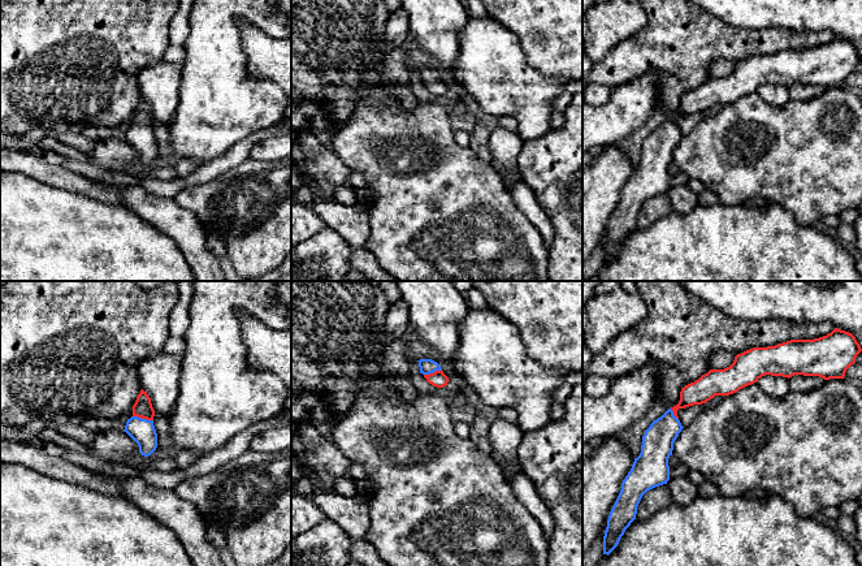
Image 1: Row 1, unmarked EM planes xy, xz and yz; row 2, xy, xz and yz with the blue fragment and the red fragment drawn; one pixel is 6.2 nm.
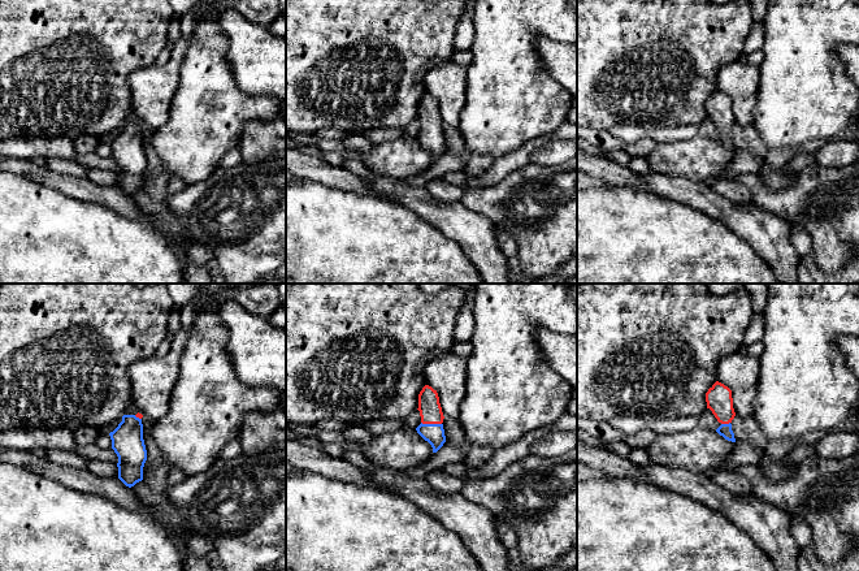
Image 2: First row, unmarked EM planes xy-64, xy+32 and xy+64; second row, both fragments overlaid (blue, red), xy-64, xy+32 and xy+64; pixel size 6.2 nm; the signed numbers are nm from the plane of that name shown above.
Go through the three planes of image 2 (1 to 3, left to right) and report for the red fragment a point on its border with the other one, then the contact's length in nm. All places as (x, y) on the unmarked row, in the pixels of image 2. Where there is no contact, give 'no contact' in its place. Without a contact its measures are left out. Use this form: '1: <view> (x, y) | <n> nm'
1: xy-64 (138, 126) | 50 nm
2: xy+32 (432, 133) | 130 nm
3: xy+64 (725, 133) | 60 nm

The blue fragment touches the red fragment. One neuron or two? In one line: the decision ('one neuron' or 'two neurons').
one neuron

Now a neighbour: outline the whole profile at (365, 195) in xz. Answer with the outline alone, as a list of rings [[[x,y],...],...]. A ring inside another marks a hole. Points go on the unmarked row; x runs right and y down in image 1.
[[[368,186],[355,189],[355,195],[358,198],[359,207],[364,208],[367,208],[376,196],[374,191]]]

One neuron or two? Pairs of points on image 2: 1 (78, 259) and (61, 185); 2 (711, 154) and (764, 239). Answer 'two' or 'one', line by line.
1: two
2: two

